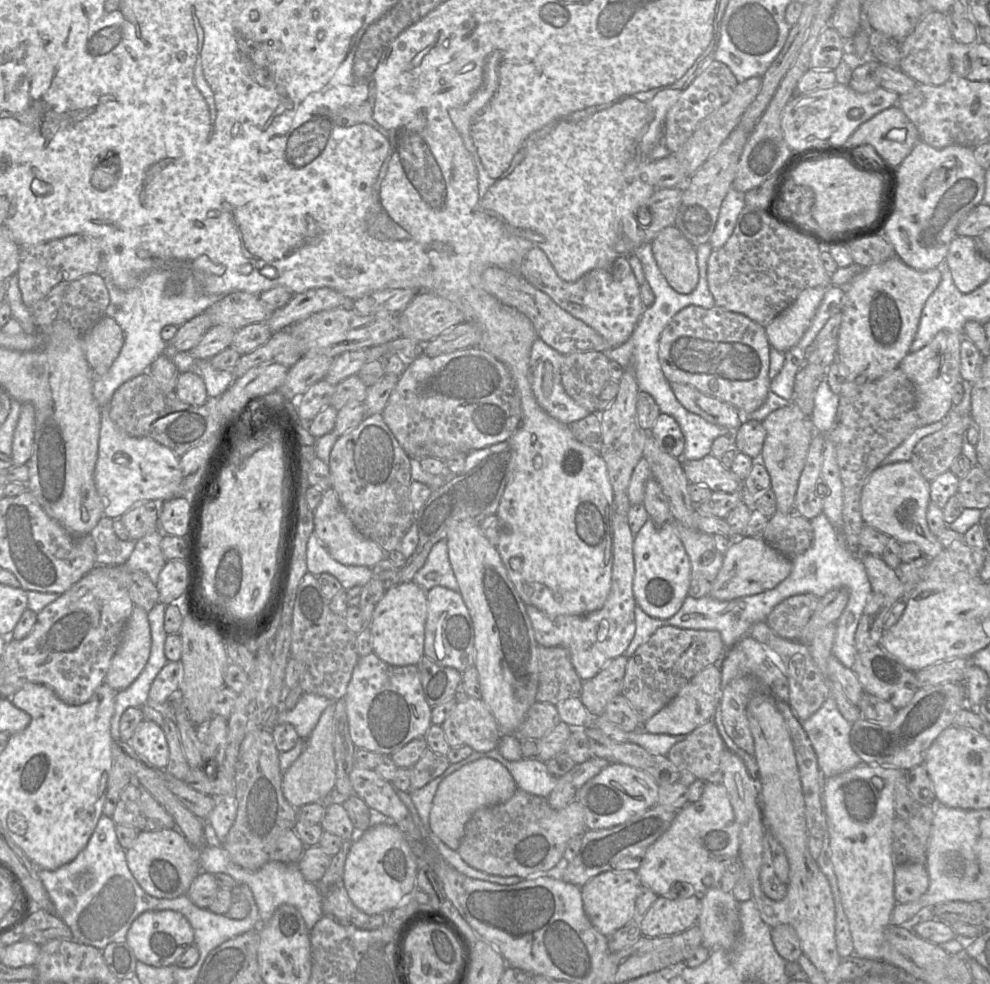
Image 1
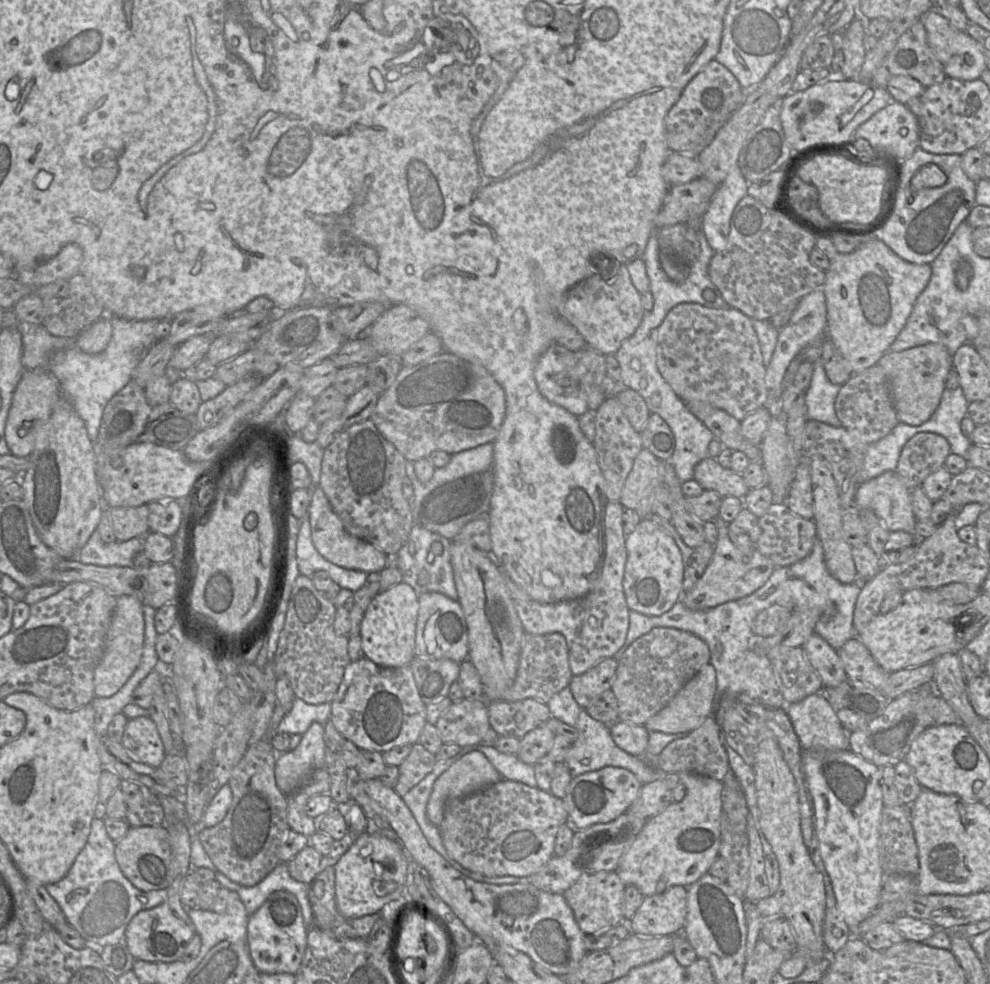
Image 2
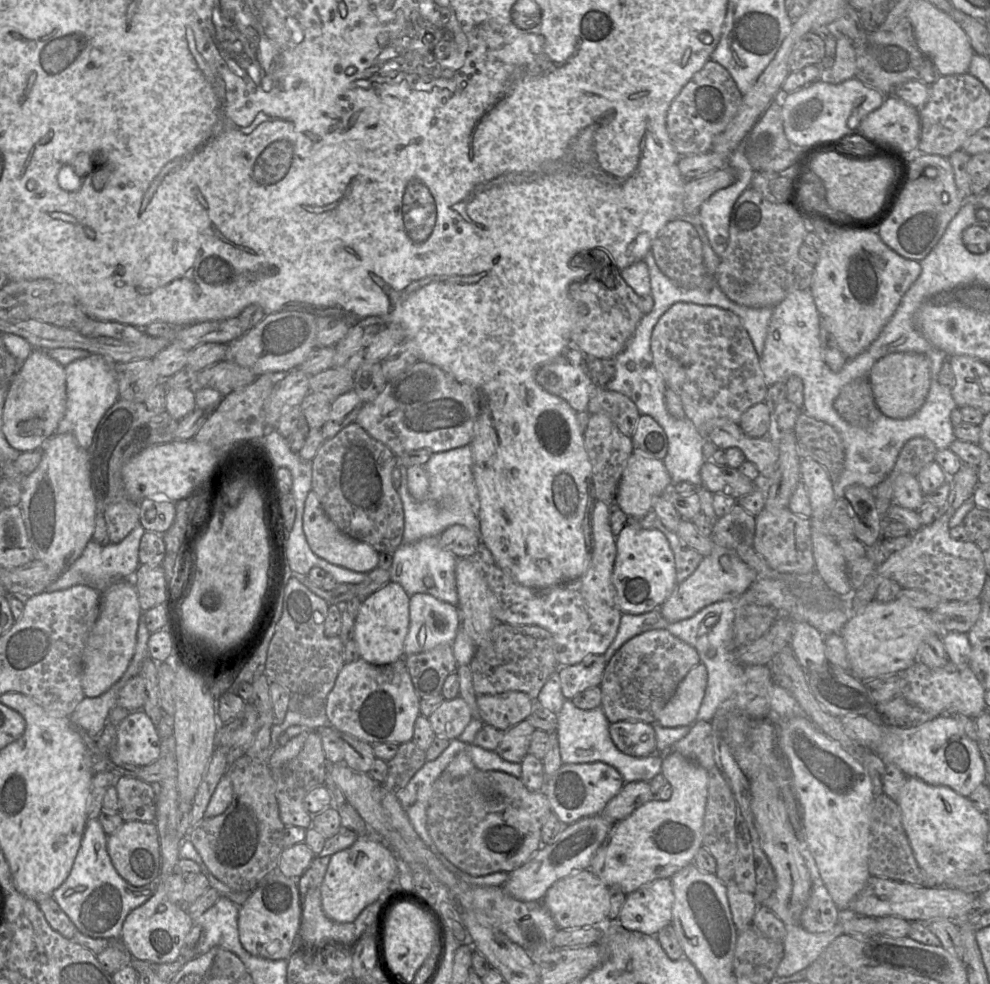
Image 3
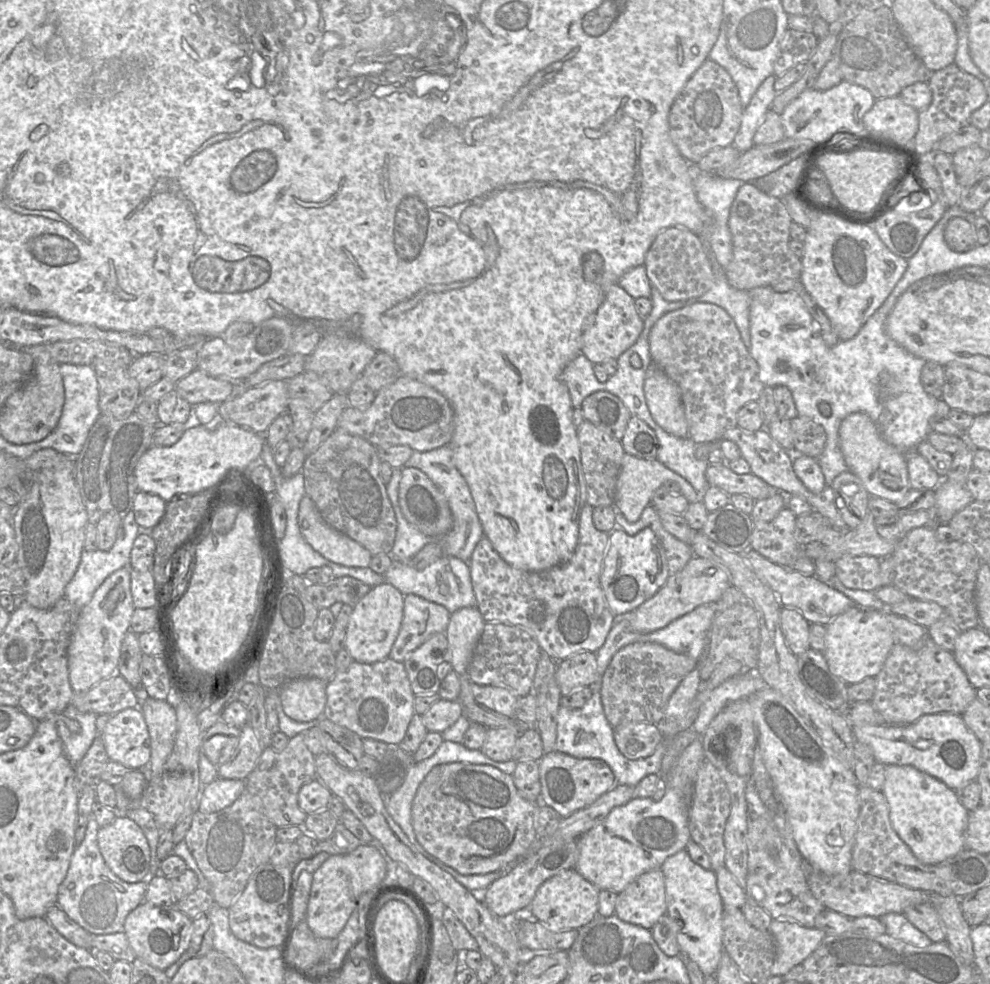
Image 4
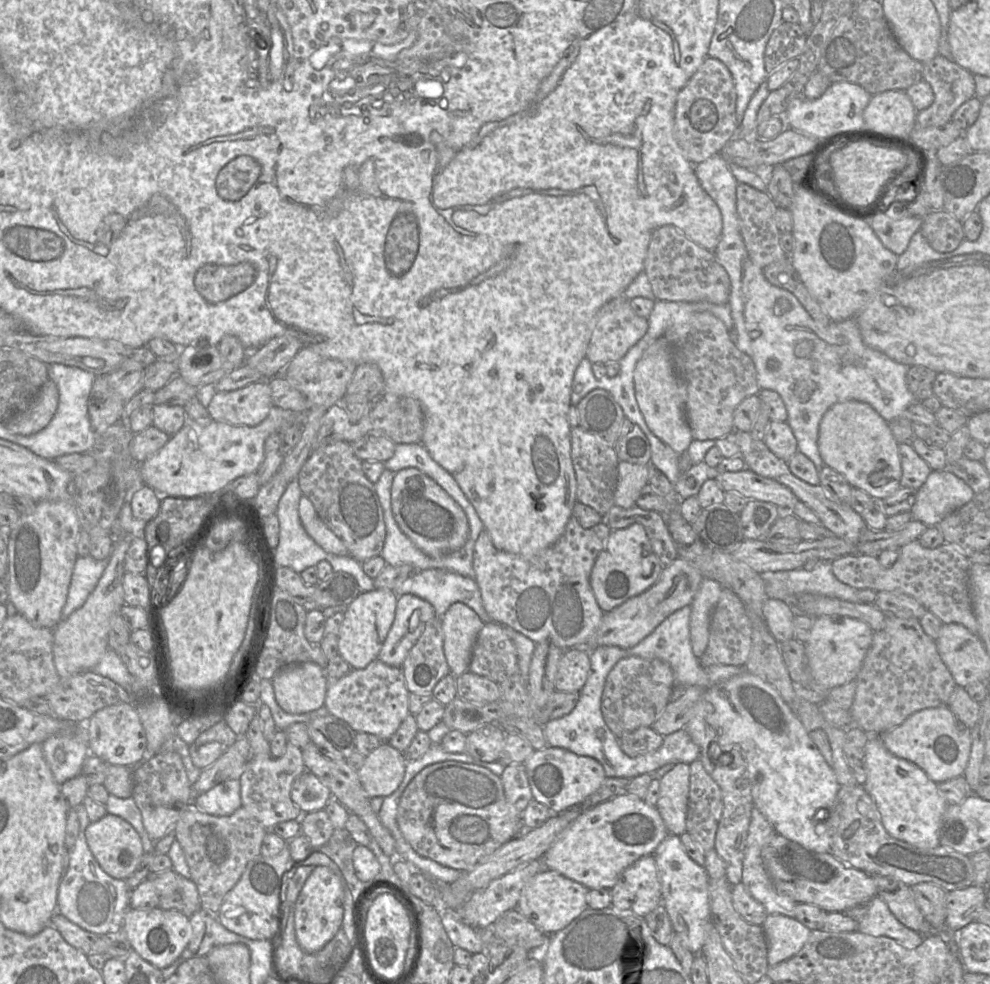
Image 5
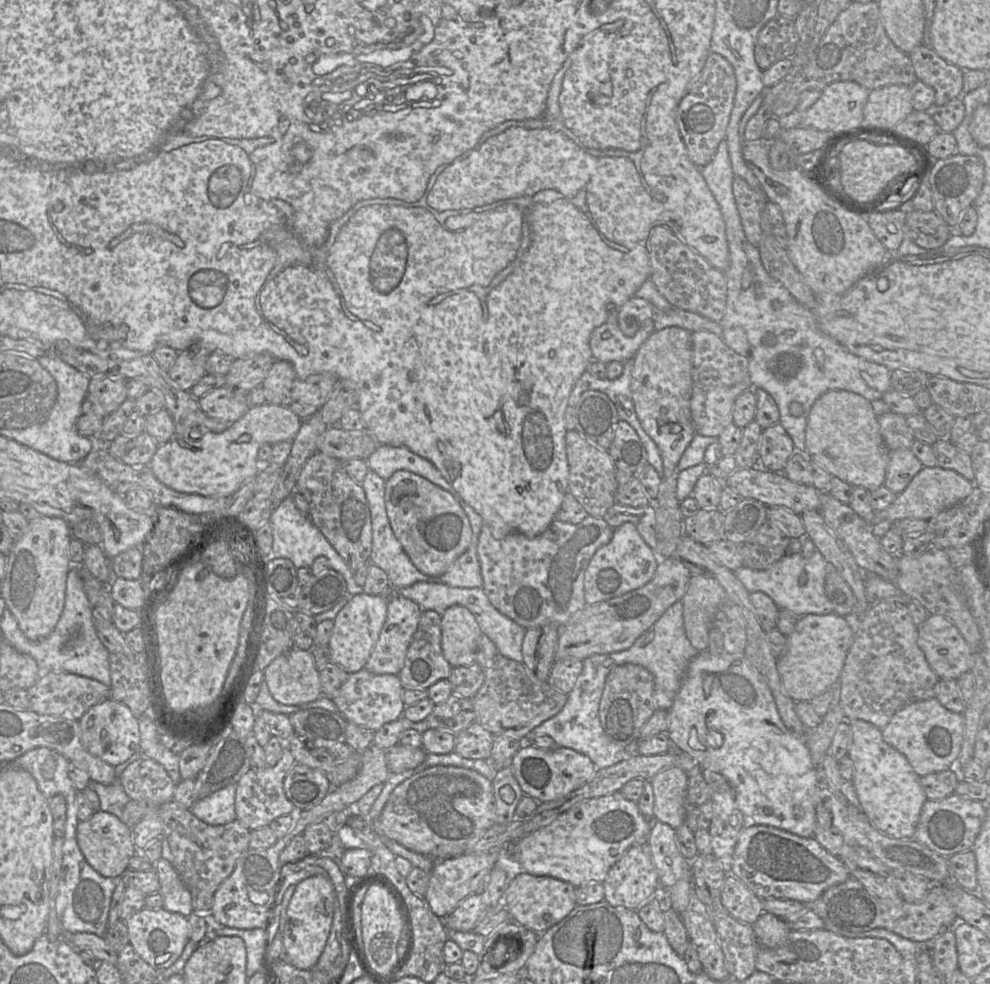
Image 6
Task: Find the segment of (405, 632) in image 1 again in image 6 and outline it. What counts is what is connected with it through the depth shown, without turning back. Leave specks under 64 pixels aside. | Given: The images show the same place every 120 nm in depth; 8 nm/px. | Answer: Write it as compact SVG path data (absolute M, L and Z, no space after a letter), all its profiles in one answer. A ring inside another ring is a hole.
M360 593L349 596L349 600L334 618L334 626L328 647L330 661L347 673L355 673L365 667L379 638L387 615L388 596Z

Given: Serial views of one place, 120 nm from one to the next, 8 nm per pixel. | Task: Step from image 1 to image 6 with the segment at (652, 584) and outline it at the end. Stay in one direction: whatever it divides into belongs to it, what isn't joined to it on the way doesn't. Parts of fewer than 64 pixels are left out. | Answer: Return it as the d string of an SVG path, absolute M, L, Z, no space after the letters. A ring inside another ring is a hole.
M625 522L614 529L611 540L593 555L584 576L584 595L587 604L605 601L646 585L658 567L657 559L639 534L636 526Z

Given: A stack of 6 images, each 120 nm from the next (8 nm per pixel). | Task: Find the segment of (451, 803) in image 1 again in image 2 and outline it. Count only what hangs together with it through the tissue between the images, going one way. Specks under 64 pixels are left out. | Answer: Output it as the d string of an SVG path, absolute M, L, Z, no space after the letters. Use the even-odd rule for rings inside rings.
M483 753L465 754L435 781L426 808L429 821L439 827L450 800L468 796L502 779Z

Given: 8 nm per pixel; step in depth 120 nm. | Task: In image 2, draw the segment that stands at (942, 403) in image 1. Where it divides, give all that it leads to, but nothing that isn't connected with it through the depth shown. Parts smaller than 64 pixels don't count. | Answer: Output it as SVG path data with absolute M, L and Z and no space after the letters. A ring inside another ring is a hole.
M938 343L887 352L877 363L885 372L899 422L919 426L930 419L940 404L946 378L953 368L952 355Z

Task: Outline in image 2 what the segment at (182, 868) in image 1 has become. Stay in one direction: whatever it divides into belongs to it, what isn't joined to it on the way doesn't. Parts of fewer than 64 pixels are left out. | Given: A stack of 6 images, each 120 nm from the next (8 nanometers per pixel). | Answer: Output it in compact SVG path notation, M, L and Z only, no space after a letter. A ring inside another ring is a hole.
M130 826L127 833L115 842L115 859L122 874L139 890L165 890L172 882L172 851L168 831L164 826Z

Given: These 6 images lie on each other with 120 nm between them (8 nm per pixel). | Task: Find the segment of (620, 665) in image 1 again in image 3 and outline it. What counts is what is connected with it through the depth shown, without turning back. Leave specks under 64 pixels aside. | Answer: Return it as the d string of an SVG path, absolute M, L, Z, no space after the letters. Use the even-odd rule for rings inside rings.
M593 654L577 664L562 666L559 674L564 697L572 700L580 692L600 686L607 664L604 655Z

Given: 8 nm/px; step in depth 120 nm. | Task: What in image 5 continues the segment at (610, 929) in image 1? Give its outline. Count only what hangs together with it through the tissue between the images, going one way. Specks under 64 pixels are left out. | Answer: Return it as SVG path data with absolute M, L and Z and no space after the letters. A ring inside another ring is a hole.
M553 870L532 877L524 886L516 910L544 934L552 935L577 918L586 908L588 888Z

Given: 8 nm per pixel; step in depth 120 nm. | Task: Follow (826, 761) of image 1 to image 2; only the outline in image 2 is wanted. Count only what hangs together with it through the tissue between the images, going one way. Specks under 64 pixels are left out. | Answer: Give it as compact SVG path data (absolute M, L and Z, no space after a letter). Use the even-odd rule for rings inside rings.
M822 693L784 707L803 750L848 750L849 733Z

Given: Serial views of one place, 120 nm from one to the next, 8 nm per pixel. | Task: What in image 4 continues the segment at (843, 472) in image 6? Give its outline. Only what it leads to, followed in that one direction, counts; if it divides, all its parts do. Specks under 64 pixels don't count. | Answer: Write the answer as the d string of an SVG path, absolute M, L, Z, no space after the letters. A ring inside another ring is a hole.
M857 412L844 418L839 428L839 442L848 471L861 479L870 496L892 503L906 496L911 487L905 453L882 437L877 424L868 415Z

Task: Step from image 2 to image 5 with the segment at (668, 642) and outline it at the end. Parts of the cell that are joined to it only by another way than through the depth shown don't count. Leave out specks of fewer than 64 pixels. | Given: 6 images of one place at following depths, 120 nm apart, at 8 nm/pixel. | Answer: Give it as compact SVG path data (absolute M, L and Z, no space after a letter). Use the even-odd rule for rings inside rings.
M628 656L619 660L609 672L601 702L604 721L619 740L640 727L651 727L671 699L674 674L666 662Z

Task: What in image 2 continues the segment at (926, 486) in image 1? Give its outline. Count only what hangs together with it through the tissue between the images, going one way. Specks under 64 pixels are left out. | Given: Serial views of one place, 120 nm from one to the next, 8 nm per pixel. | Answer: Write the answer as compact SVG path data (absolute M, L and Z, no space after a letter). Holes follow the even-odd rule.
M895 470L860 484L855 494L855 505L858 509L872 510L888 531L902 530L917 536L910 489Z

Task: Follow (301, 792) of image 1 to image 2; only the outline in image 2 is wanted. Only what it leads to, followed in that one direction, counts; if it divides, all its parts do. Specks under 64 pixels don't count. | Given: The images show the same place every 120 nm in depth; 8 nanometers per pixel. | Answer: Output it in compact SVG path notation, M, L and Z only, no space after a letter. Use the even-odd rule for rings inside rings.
M313 722L302 735L299 745L276 759L276 785L284 795L289 796L306 784L315 770L324 767L324 725Z

